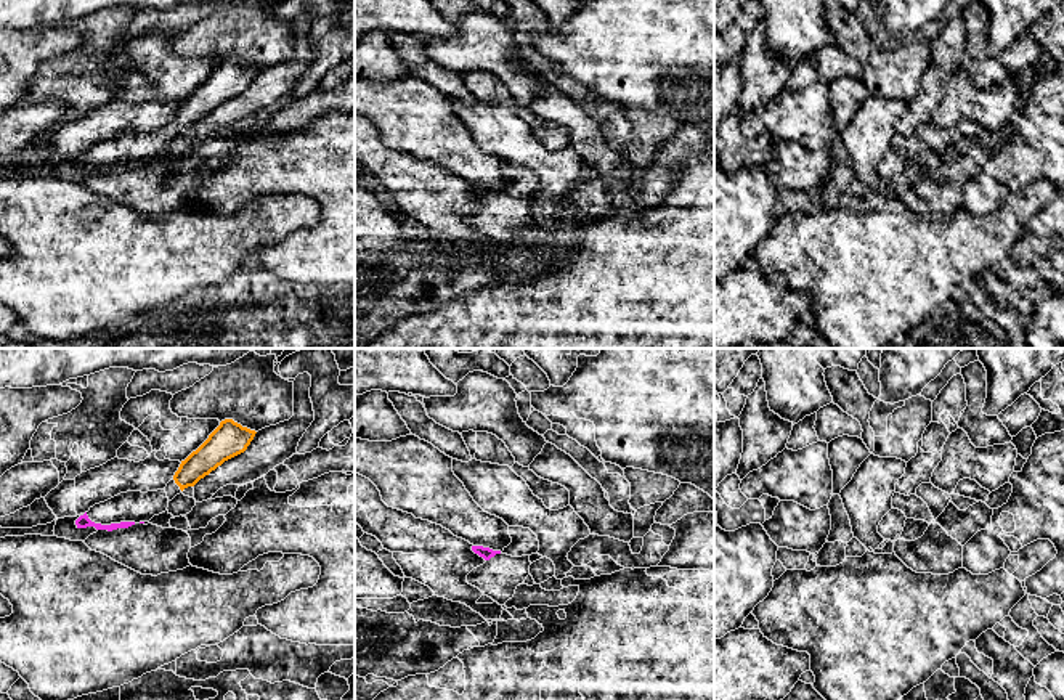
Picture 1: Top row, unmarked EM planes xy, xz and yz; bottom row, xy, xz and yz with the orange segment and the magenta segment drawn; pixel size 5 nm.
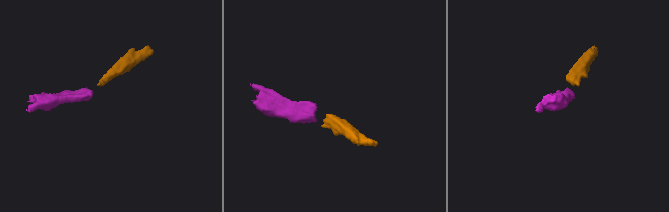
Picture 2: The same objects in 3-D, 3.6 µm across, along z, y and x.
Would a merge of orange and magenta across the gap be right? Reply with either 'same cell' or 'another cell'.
same cell

